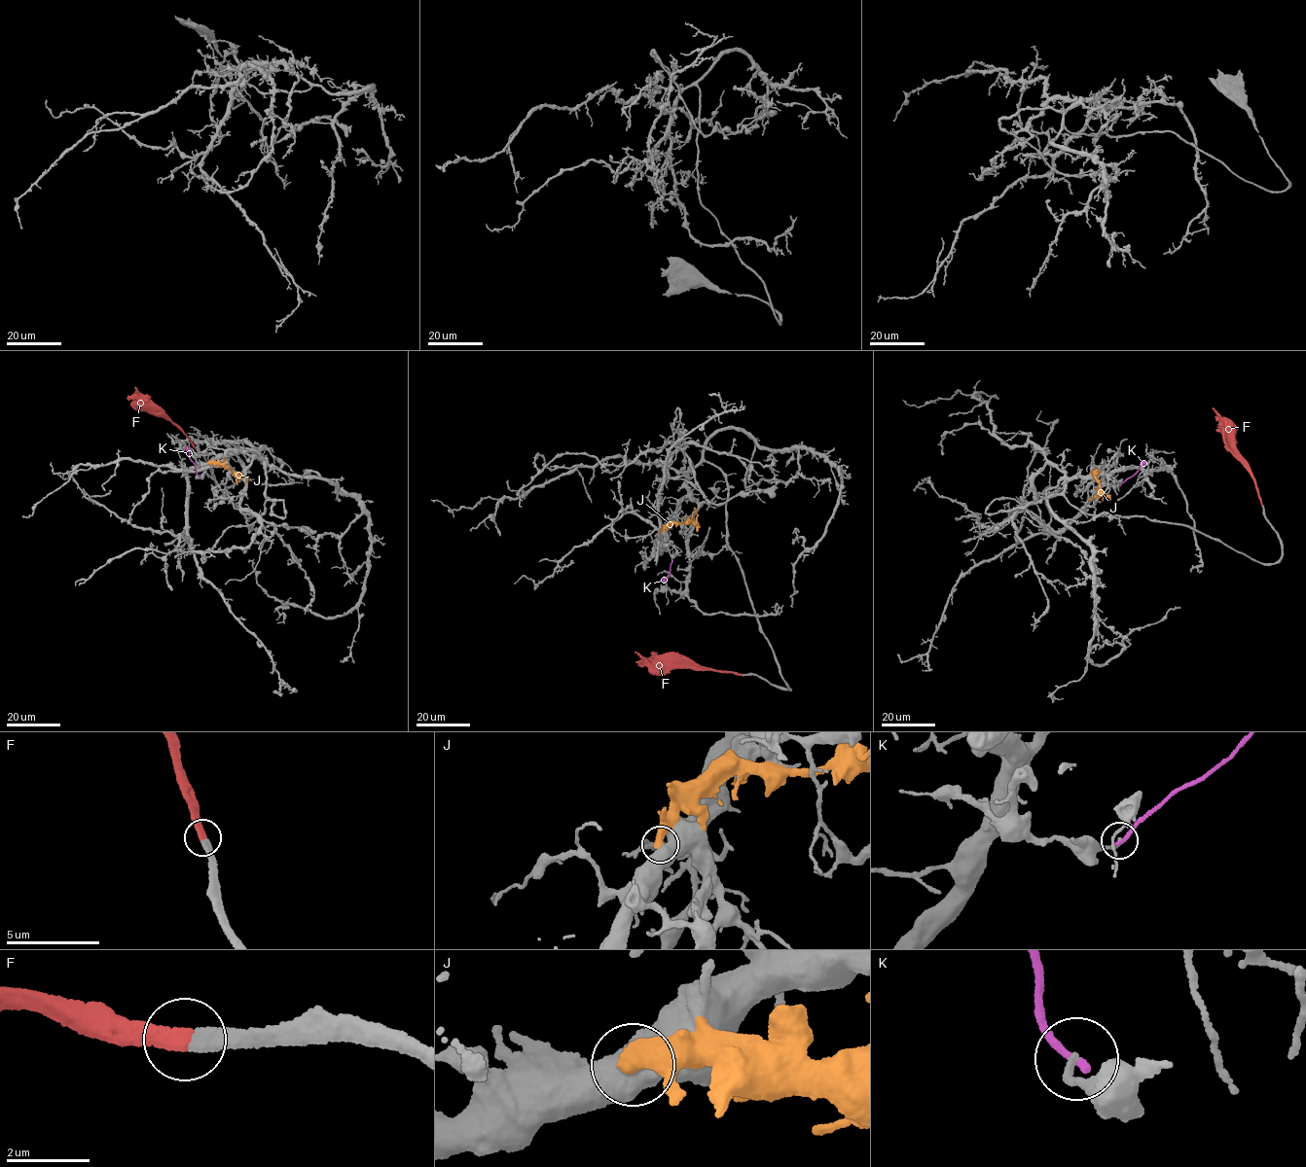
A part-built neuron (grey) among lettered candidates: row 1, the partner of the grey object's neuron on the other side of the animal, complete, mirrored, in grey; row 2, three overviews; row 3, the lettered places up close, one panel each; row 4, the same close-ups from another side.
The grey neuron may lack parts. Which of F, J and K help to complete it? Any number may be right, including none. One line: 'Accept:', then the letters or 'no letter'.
Accept: F

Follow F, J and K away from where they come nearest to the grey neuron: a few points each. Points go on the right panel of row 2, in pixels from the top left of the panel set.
F: (1262, 504), (1229, 427), (1212, 407)
J: (1098, 470), (1096, 477), (1104, 492), (1102, 496), (1088, 499)
K: (1119, 485), (1146, 463)

